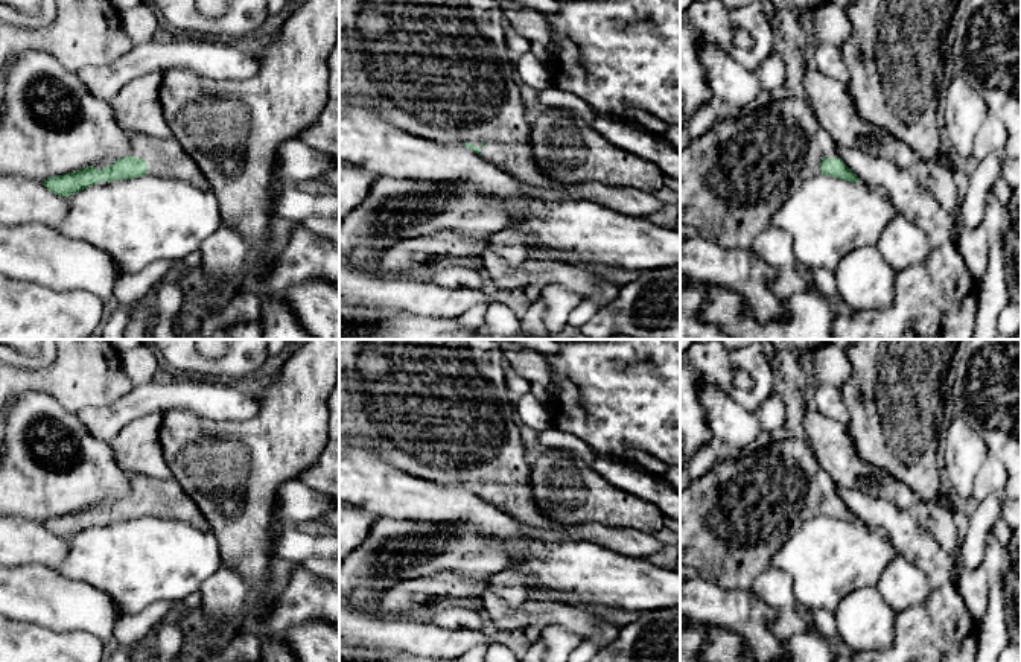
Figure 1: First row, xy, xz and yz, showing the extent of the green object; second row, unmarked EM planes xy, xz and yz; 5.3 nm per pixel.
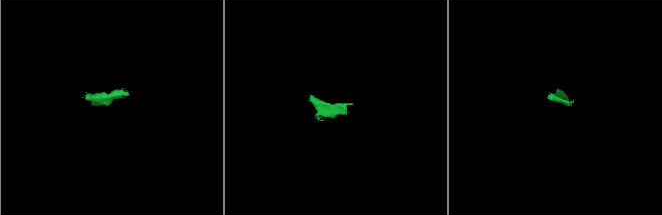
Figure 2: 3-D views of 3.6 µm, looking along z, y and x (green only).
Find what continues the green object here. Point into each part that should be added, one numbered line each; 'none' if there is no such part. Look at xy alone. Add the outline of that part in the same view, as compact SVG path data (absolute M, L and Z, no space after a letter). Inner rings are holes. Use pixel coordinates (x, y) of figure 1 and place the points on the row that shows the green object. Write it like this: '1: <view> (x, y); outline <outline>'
1: xy (165, 157); outline M128 134L131 157L145 158L148 175L181 180L198 189L208 189L208 181L192 157L173 138Z

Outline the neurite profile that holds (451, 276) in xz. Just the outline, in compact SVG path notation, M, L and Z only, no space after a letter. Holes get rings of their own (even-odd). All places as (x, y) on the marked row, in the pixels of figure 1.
M455 262L435 266L431 282L446 289L482 289L484 285L479 272Z

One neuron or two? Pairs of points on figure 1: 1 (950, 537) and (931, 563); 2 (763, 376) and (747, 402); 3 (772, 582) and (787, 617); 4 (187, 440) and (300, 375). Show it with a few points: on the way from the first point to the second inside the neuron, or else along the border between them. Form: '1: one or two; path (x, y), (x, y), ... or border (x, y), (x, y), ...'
1: two; border (916, 522), (944, 550), (956, 557)
2: one; path (763, 382), (763, 387), (753, 396)
3: one; path (776, 591), (784, 607)
4: one; path (218, 440), (245, 440), (280, 405)

